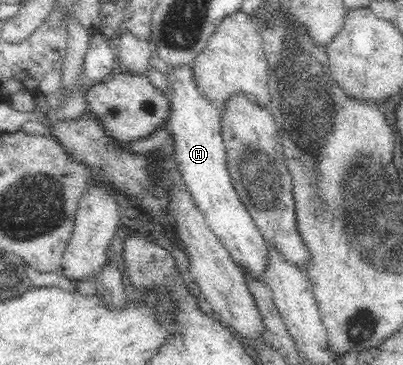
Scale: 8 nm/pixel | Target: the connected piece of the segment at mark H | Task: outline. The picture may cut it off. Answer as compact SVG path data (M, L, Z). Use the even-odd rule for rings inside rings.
M191 67L173 69L173 75L168 76L168 79L174 90L173 95L168 95L171 98L171 114L166 126L175 138L175 161L188 193L204 222L228 251L236 266L245 273L246 278L265 283L272 293L270 284L266 282L271 249L232 183L228 171L227 149L221 132L221 110L198 94L192 82Z

